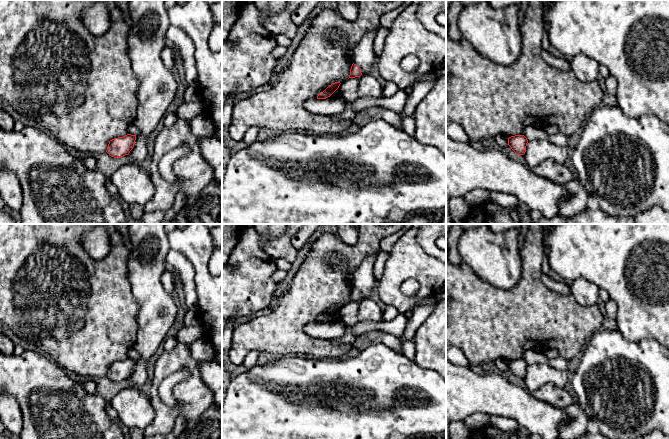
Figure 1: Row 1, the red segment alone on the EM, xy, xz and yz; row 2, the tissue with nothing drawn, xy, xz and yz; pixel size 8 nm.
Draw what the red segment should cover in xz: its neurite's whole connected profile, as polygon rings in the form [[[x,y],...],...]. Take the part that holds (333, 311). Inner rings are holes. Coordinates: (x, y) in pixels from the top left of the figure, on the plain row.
[[[340,306],[332,307],[323,316],[318,318],[317,323],[326,323],[330,321],[339,312],[340,308]]]

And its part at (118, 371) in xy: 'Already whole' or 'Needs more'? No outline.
Already whole

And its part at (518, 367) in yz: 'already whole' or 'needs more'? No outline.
already whole

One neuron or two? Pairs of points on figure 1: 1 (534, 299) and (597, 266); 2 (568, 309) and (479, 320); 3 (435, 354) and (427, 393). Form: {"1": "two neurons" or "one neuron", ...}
{"1": "two neurons", "2": "one neuron", "3": "two neurons"}

